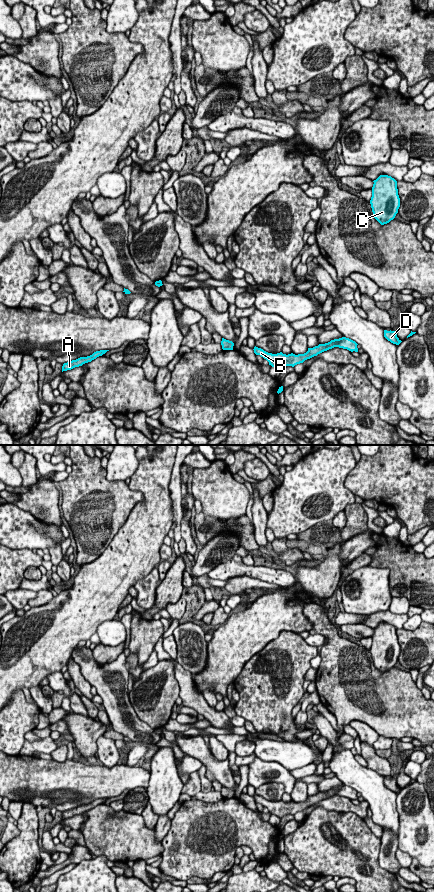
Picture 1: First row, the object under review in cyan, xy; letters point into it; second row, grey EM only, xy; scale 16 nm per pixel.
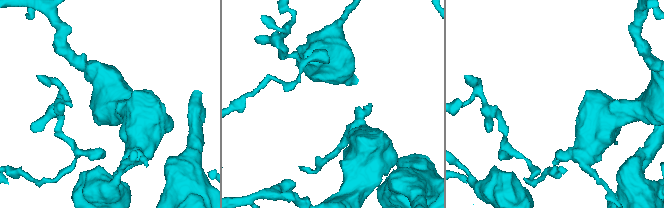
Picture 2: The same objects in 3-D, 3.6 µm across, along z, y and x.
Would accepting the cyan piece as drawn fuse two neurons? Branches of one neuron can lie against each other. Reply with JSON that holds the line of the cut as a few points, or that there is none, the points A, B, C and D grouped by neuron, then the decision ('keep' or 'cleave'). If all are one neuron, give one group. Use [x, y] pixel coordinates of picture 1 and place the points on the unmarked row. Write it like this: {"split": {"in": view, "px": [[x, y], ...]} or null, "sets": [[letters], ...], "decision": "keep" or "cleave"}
{"split": {"in": "xy", "px": [[341, 786], [336, 790], [335, 794]]}, "sets": [["A", "B", "D"], ["C"]], "decision": "cleave"}

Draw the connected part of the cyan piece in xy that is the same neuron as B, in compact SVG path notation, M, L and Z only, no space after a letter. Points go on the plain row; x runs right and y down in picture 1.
M341 786L334 787L328 791L319 792L318 794L315 794L313 796L308 796L308 799L306 801L298 802L298 803L295 803L293 801L286 803L283 802L282 800L277 802L272 802L256 794L254 795L253 798L256 803L260 803L264 807L266 807L269 810L269 813L271 813L272 815L276 815L279 818L282 818L286 814L294 815L297 812L303 811L307 807L310 807L324 799L336 795L336 790L340 787Z

